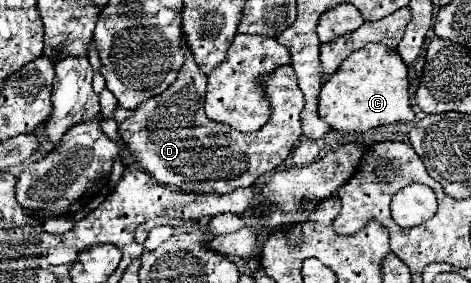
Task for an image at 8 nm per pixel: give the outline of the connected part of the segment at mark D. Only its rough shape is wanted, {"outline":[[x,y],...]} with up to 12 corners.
{"outline":[[182,37],[178,79],[118,133],[182,191],[230,193],[300,139],[292,67],[266,75],[254,133],[210,120],[208,79]]}

